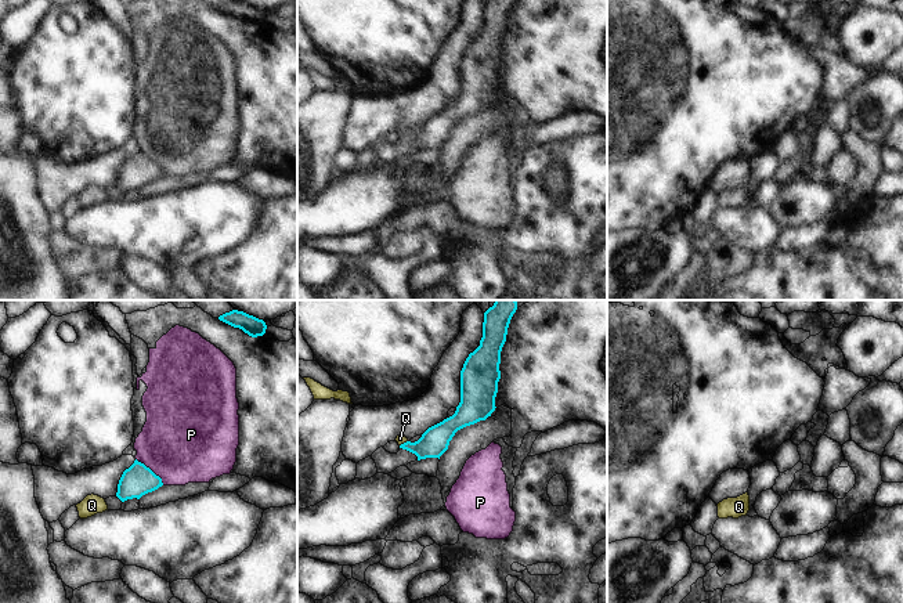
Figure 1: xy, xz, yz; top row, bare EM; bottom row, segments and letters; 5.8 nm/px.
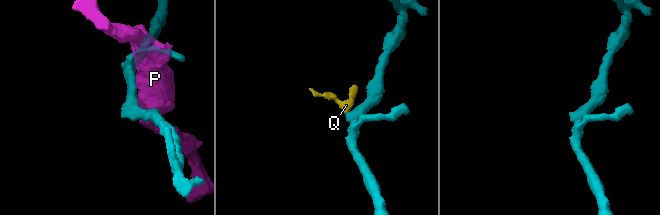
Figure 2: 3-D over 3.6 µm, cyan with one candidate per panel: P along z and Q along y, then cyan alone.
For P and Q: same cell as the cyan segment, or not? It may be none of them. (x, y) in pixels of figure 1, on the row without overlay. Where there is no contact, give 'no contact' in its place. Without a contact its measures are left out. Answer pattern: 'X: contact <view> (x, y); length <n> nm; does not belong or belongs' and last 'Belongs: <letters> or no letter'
P: contact xy (150, 159); length 220 nm; does not belong
Q: contact xz (404, 133); length 60 nm; belongs
Belongs: Q

